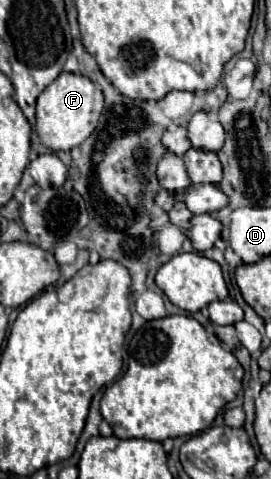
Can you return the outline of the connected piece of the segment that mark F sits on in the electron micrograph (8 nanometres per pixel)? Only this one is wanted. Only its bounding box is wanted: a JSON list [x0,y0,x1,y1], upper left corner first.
[34,71,104,151]

